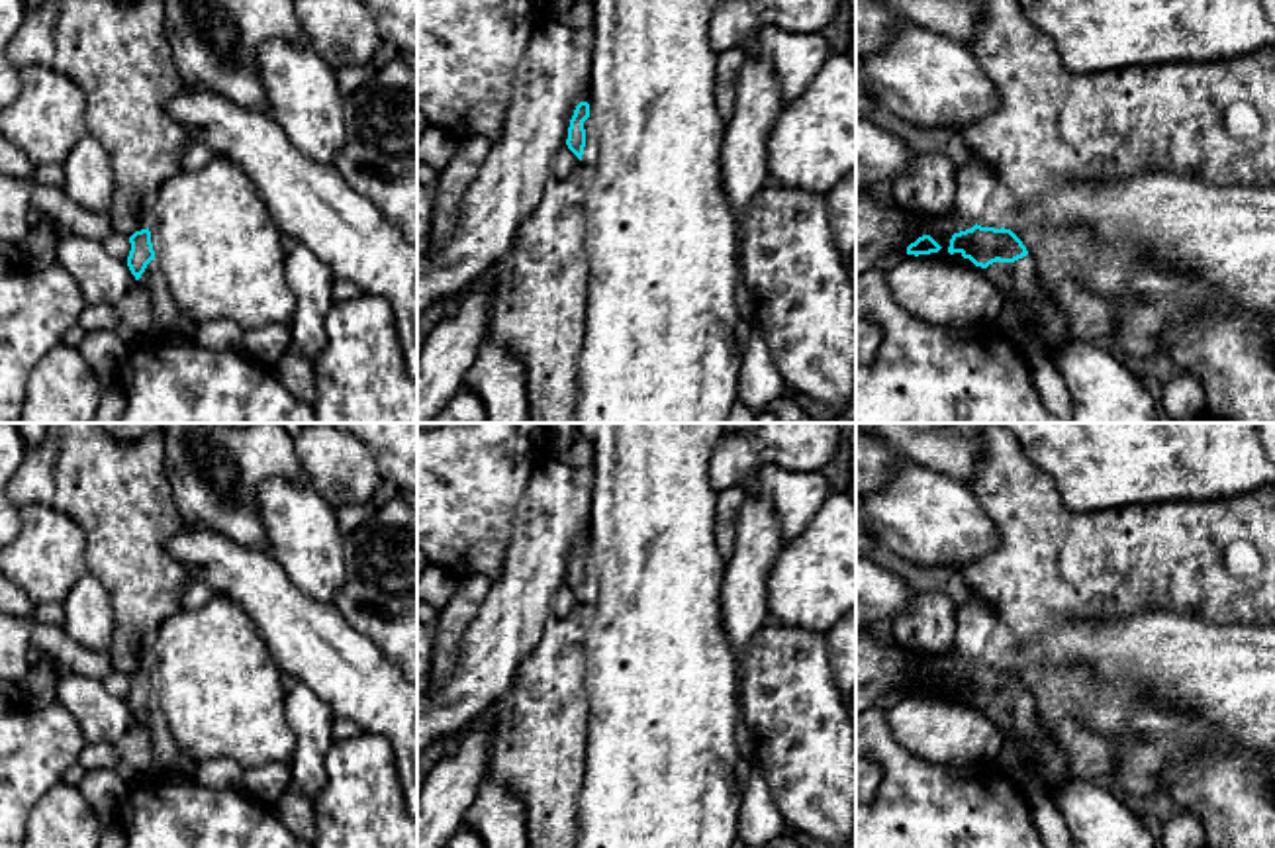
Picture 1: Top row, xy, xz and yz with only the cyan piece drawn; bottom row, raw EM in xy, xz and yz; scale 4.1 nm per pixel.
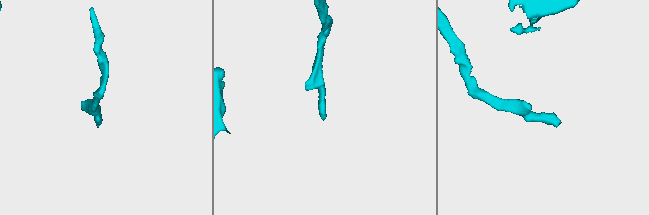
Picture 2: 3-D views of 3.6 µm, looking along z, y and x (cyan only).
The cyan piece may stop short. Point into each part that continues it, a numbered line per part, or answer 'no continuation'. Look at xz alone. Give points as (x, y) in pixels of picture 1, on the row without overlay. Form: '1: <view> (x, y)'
1: xz (592, 584)

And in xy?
1: xy (171, 760)

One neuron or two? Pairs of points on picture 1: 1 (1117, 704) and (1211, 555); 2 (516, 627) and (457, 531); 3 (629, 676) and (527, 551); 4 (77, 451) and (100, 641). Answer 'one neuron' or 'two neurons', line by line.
1: two neurons
2: two neurons
3: two neurons
4: two neurons

